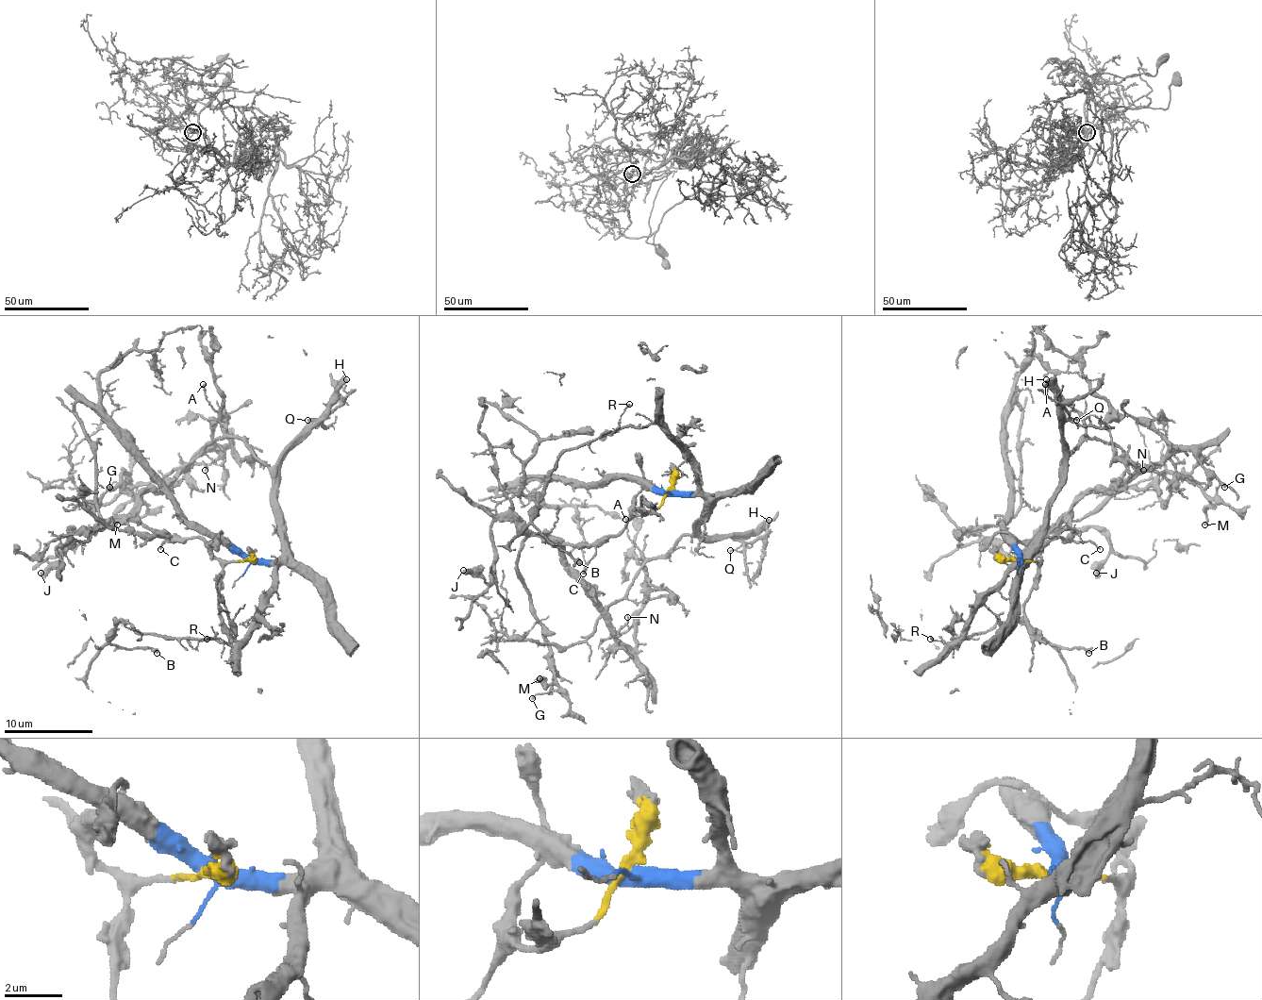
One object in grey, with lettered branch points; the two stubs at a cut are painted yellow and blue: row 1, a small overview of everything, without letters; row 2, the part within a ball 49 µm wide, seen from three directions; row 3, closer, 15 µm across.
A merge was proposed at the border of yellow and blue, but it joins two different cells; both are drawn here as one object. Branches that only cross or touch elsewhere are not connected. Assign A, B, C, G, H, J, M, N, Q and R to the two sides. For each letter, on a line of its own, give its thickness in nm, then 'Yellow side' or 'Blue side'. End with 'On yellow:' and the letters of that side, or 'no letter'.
A: Thickness 170 nm. Blue side
B: Thickness 360 nm. Blue side
C: Thickness 160 nm. Yellow side
G: Thickness 130 nm. Yellow side
H: Thickness 550 nm. Blue side
J: Thickness 440 nm. Yellow side
M: Thickness 240 nm. Yellow side
N: Thickness 140 nm. Yellow side
Q: Thickness 140 nm. Blue side
R: Thickness 90 nm. Blue side
On yellow: C, G, J, M, N

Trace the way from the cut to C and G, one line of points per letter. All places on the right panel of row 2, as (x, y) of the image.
C: (1016, 558), (1038, 560), (1042, 549), (1055, 538), (1089, 541), (1100, 549)
G: (1016, 558), (1038, 560), (1055, 538), (1071, 536), (1062, 521), (1167, 472), (1187, 474), (1213, 496), (1224, 487)

